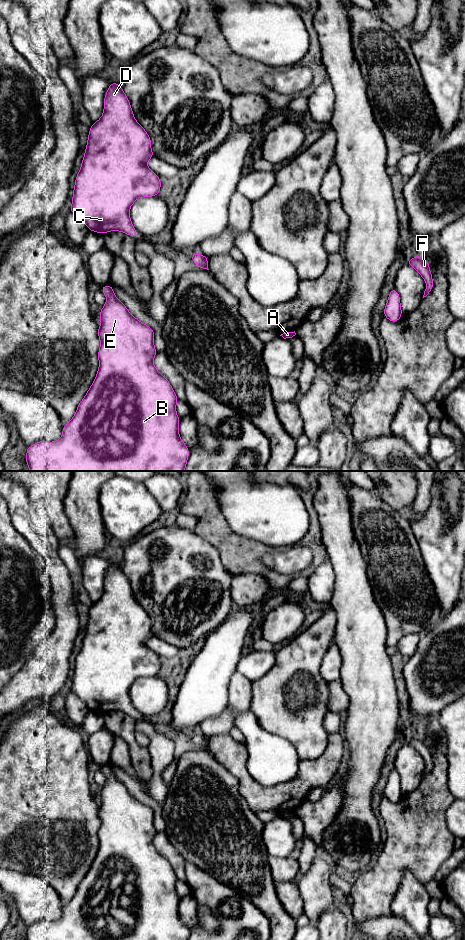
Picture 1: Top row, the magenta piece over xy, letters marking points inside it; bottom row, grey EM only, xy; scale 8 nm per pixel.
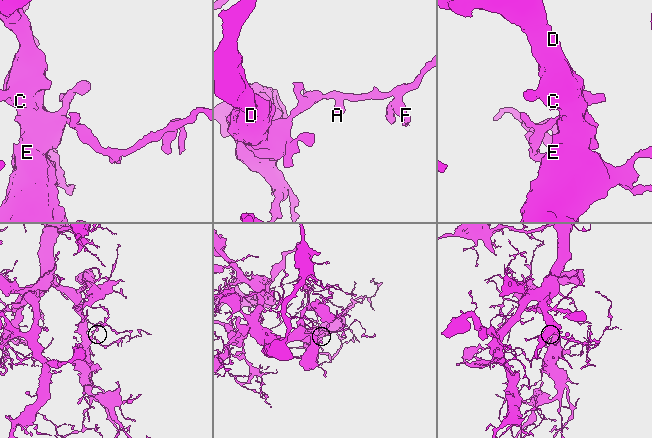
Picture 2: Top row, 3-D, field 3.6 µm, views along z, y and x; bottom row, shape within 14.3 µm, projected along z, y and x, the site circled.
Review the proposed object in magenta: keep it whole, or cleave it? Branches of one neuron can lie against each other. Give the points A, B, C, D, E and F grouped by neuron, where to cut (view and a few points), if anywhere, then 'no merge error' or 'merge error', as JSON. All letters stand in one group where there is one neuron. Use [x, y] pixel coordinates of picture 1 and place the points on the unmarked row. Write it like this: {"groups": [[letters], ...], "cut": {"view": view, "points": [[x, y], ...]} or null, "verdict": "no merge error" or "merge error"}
{"groups": [["A", "B", "C", "D", "E", "F"]], "cut": null, "verdict": "no merge error"}

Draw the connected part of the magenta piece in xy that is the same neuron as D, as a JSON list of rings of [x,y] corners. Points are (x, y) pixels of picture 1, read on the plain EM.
[[[110,562],[104,578],[103,595],[90,607],[85,635],[75,660],[70,692],[76,694],[90,711],[102,714],[121,711],[129,716],[137,716],[138,712],[129,696],[130,687],[140,677],[157,676],[161,668],[160,658],[147,646],[147,641],[153,636],[151,619],[134,598],[129,579],[121,565]]]

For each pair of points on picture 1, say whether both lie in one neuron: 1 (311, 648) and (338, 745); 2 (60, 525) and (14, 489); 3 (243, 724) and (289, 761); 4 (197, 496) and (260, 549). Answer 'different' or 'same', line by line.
1: different
2: different
3: same
4: same

